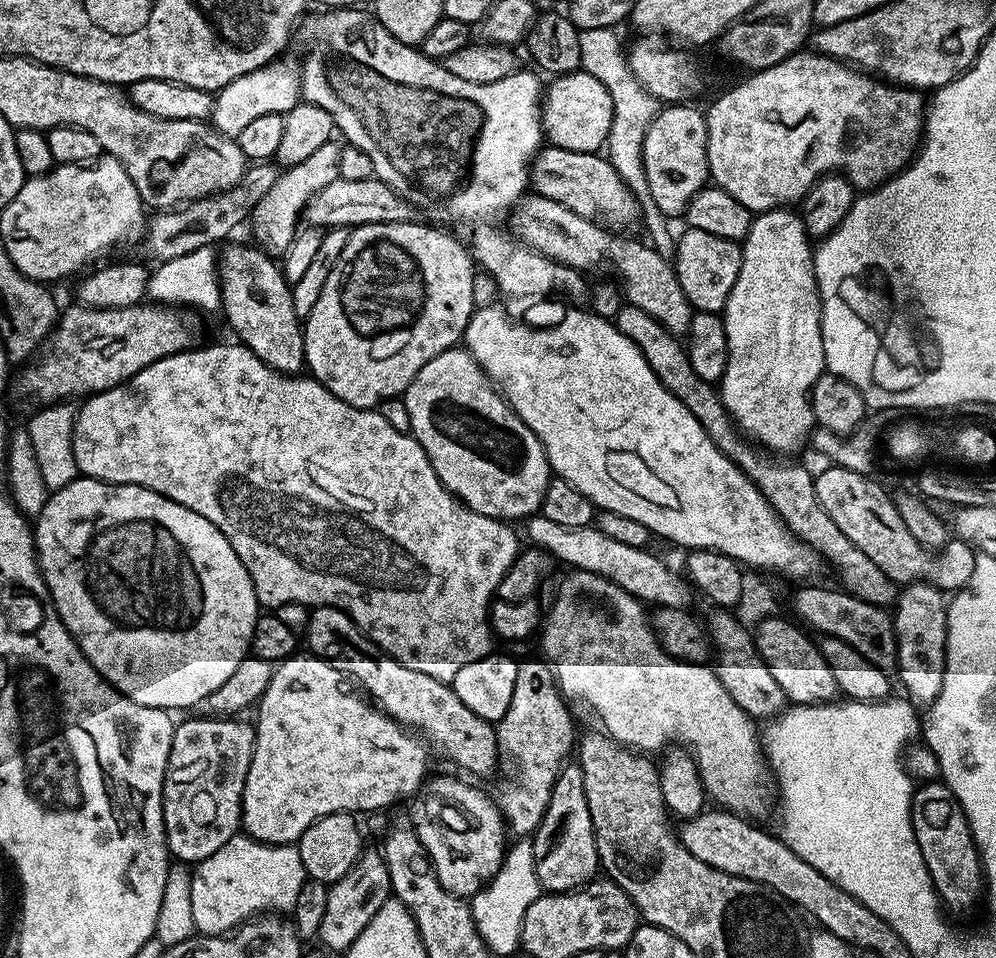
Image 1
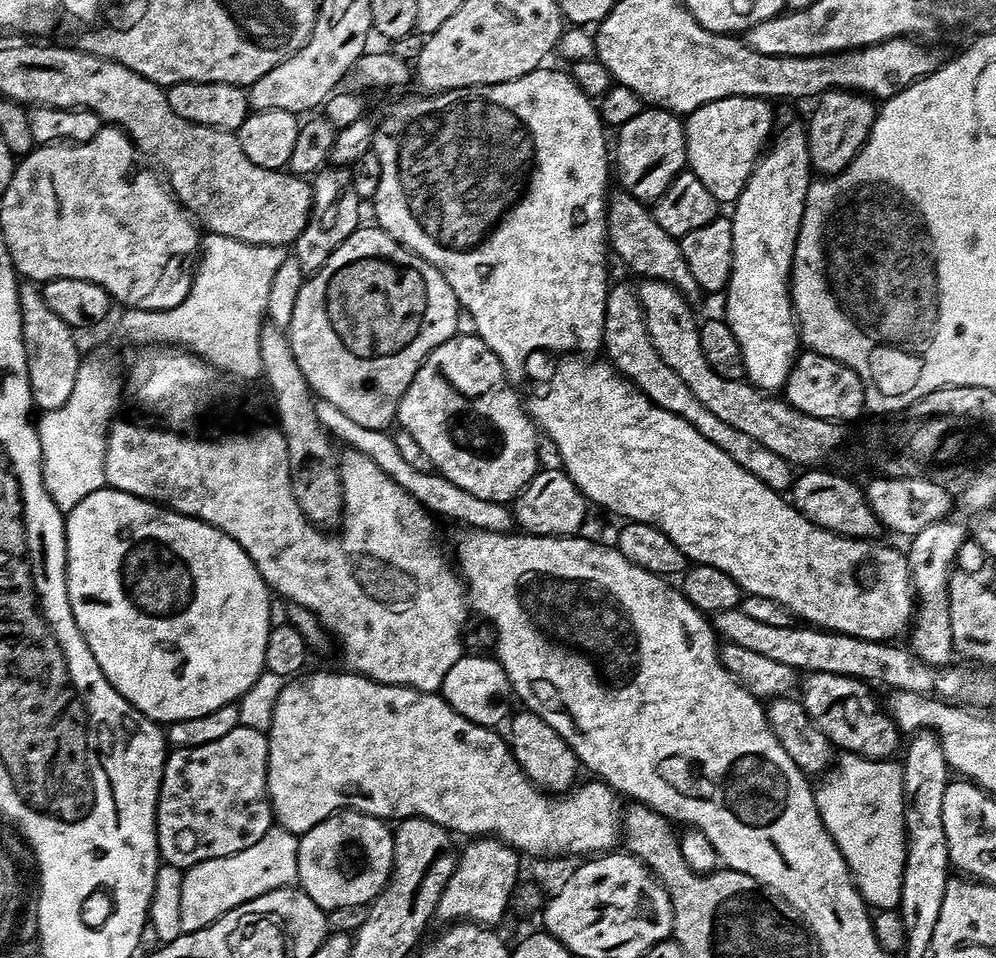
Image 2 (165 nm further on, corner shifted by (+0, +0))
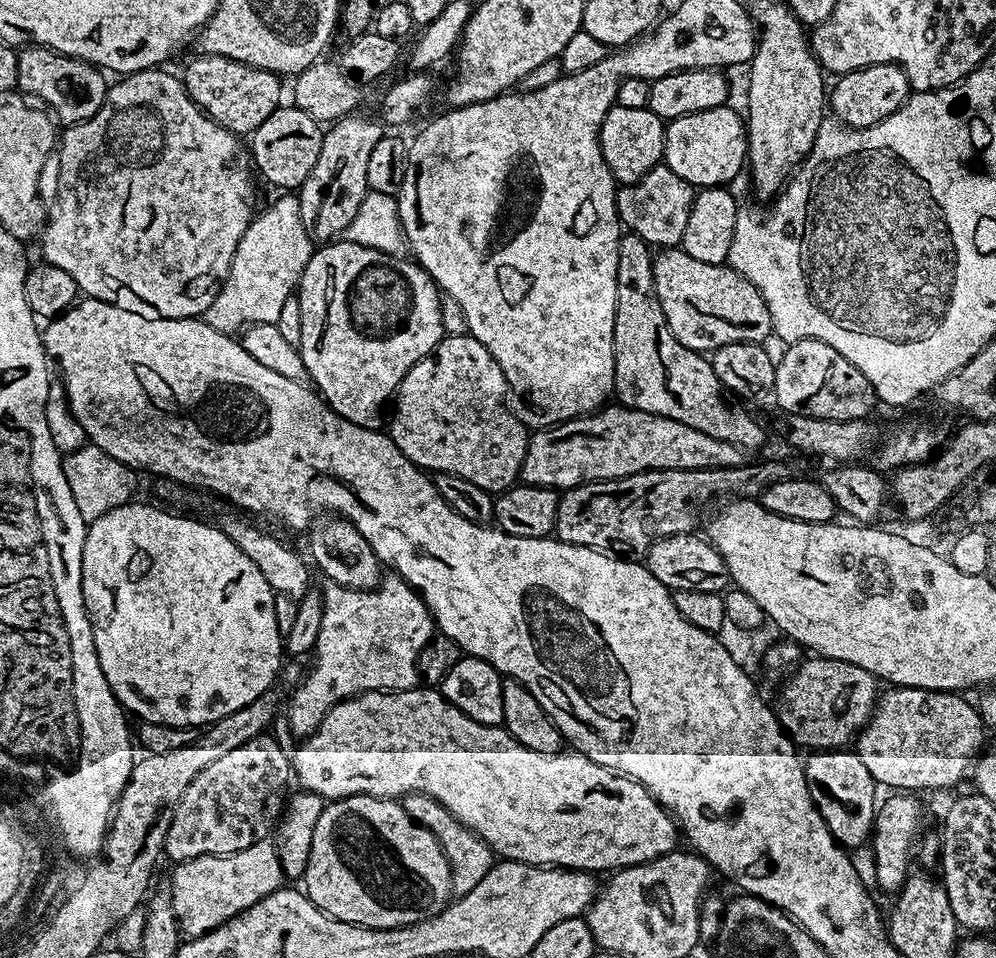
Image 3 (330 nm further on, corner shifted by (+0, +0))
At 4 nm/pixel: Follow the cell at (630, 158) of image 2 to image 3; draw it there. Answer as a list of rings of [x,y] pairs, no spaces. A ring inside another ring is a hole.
[[[615,103],[602,118],[600,127],[600,149],[606,166],[617,185],[638,182],[664,158],[665,121],[658,118],[649,108],[630,110],[630,106]]]

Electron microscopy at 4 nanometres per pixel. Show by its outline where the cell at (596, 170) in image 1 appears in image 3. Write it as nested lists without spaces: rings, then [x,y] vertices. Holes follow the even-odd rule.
[[[679,246],[657,251],[653,255],[652,291],[656,301],[662,306],[662,314],[672,337],[695,352],[711,354],[716,348],[728,346],[730,342],[759,344],[767,341],[767,336],[773,335],[770,310],[760,291],[747,278],[735,272],[731,266],[698,262]]]

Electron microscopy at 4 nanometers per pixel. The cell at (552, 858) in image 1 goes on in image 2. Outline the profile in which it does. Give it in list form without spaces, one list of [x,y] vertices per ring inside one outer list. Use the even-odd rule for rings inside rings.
[[[527,710],[518,712],[506,724],[506,739],[512,749],[512,757],[537,788],[549,794],[569,791],[577,783],[576,771],[582,768],[574,750],[565,742],[562,734],[558,734],[558,730],[554,730],[554,726],[550,726],[541,716]]]

